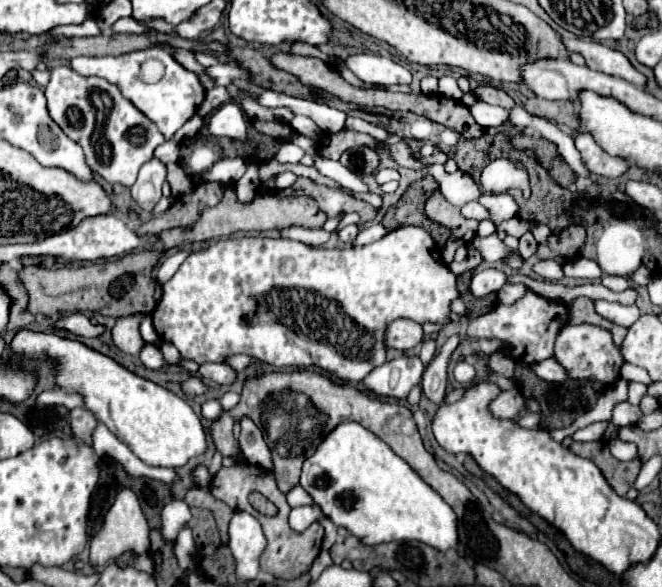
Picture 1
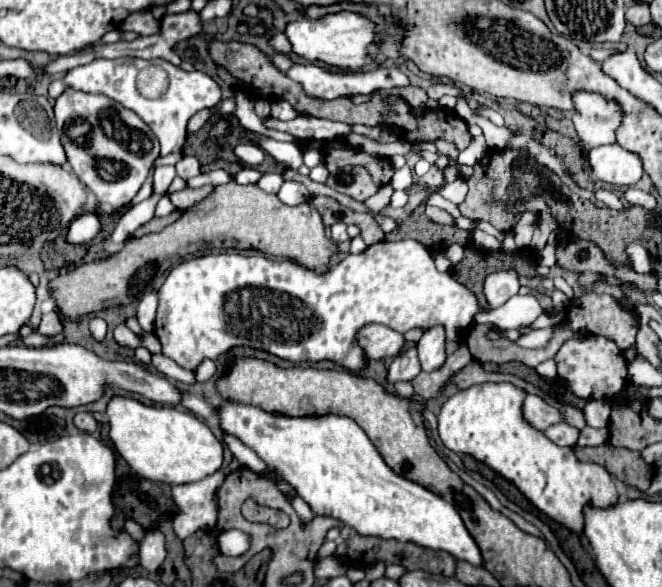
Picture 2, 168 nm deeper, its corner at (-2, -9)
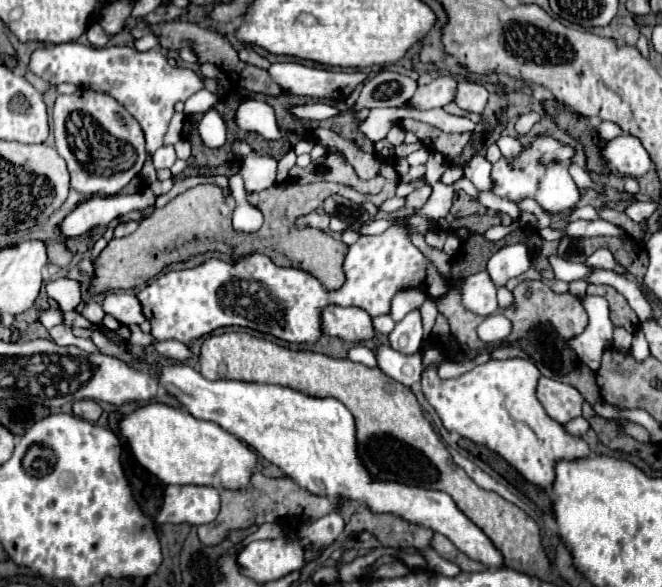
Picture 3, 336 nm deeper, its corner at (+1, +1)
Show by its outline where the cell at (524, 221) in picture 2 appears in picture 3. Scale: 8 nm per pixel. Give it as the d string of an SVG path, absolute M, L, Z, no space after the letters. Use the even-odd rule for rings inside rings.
M530 112L528 114L519 117L515 124L517 133L526 135L529 133L533 125L540 120L540 116L537 113Z

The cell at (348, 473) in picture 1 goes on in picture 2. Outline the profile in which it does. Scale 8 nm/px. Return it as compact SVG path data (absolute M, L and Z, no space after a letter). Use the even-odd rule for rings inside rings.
M227 403L219 407L219 423L225 433L239 437L245 445L249 445L269 467L275 467L297 491L303 501L309 503L315 515L327 515L343 521L347 527L355 529L359 535L375 535L381 539L399 539L403 543L413 541L415 545L447 551L455 559L467 561L471 565L481 565L481 553L467 533L459 513L453 505L449 505L439 495L431 493L423 485L409 481L383 461L375 445L369 441L365 431L349 417L325 415L325 417L285 417L275 413L265 413L253 405Z

